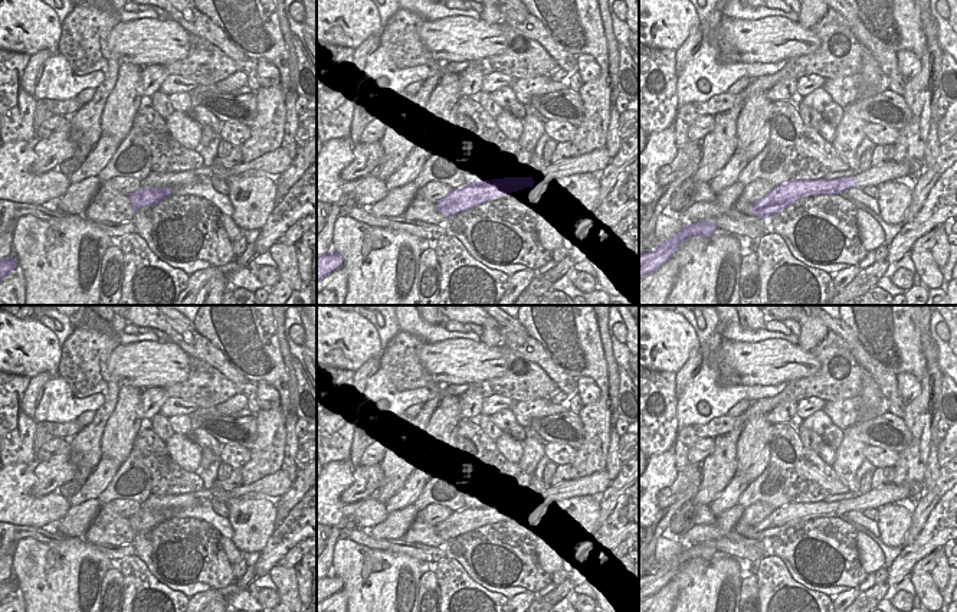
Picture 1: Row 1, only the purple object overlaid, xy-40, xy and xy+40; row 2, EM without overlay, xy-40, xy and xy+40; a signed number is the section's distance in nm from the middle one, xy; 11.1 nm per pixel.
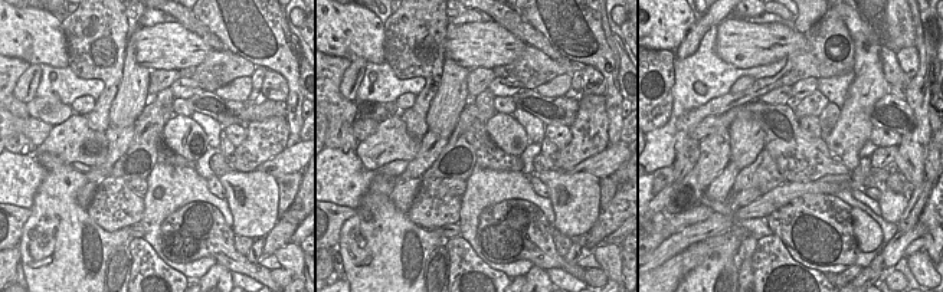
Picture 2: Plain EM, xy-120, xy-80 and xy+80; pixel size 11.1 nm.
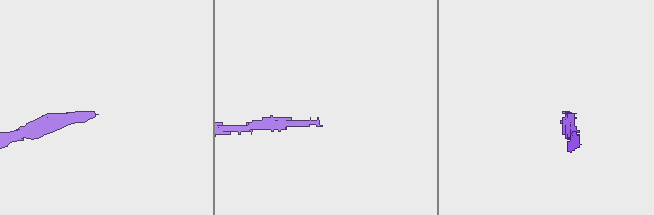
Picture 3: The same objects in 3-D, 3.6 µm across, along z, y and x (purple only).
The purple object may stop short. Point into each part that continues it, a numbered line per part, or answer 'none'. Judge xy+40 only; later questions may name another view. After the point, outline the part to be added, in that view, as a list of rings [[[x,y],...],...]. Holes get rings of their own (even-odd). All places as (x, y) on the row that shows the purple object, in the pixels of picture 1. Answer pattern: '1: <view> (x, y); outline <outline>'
1: xy+40 (892, 170); outline [[[908,160],[908,161],[888,161],[879,166],[874,166],[863,173],[852,176],[856,180],[856,189],[863,189],[866,186],[879,186],[888,180],[904,180],[912,184],[915,180],[911,177],[912,173],[918,173],[924,167],[922,160]]]

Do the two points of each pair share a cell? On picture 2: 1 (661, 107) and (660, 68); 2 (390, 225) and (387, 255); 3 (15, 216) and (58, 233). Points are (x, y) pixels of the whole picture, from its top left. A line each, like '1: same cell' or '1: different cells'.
1: same cell
2: same cell
3: different cells

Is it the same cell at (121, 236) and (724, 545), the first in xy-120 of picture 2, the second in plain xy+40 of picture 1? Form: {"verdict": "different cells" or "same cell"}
{"verdict": "different cells"}

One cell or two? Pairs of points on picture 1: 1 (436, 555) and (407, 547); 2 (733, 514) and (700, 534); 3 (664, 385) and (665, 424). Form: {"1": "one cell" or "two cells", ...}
{"1": "one cell", "2": "one cell", "3": "one cell"}

